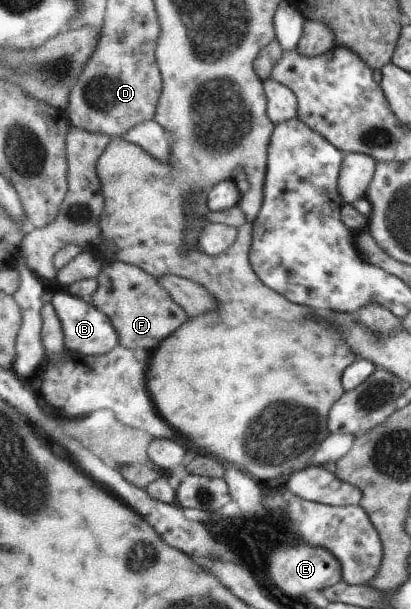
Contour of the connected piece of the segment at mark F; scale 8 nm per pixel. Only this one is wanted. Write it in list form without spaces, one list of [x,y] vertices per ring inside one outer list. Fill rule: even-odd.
[[[110,262],[100,269],[97,281],[100,286],[92,296],[92,304],[112,320],[120,345],[152,350],[188,318],[182,308],[172,304],[169,294],[155,282],[154,276],[136,266]]]

